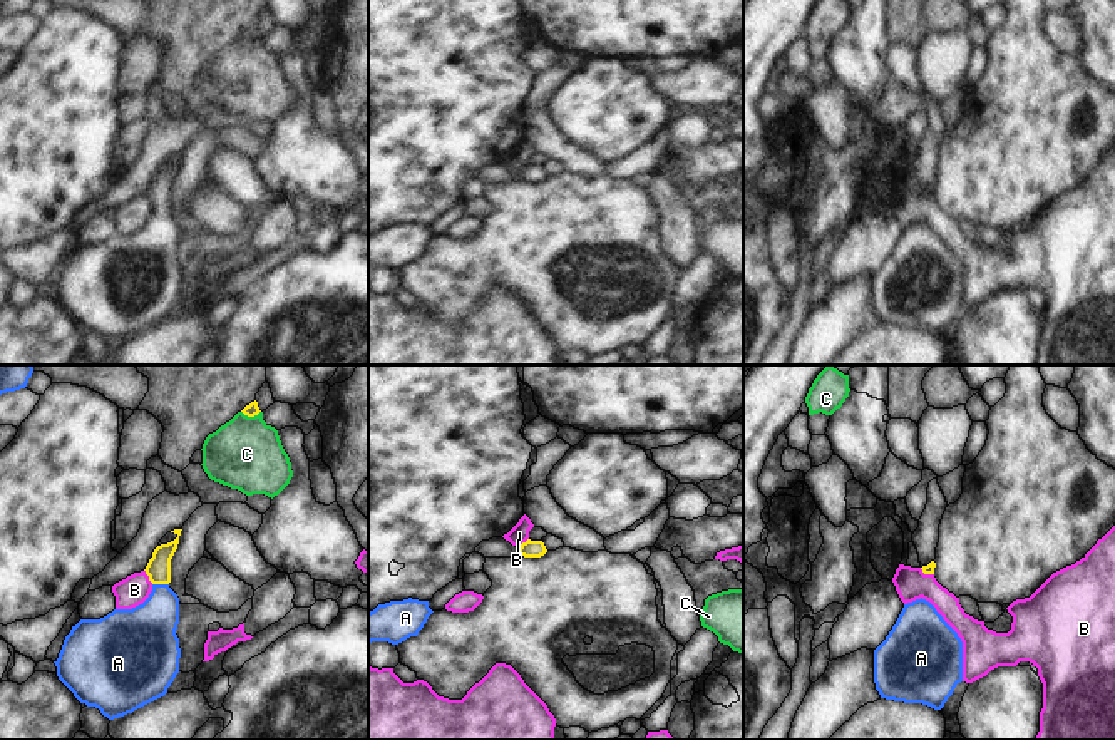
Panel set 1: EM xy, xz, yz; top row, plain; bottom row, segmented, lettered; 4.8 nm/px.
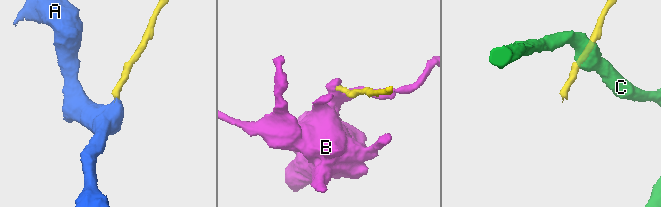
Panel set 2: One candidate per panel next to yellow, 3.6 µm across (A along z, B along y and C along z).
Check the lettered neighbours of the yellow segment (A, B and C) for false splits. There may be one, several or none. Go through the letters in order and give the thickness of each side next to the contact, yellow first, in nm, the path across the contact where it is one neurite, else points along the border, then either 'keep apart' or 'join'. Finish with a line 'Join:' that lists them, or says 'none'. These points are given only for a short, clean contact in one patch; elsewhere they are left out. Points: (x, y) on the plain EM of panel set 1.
A: 120/280 nm | across xy (158, 193), (161, 208), (161, 235), (148, 256) | join
B: 80/90 nm | along xz (528, 163), (518, 178) | keep apart
C: 60/340 nm | along xy (241, 35), (248, 41), (260, 37) | keep apart
Join: A

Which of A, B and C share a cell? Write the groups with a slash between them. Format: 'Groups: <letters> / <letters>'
Groups: A / B / C.

